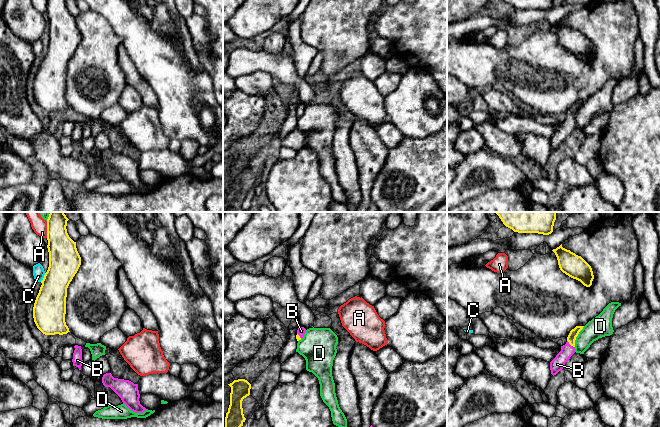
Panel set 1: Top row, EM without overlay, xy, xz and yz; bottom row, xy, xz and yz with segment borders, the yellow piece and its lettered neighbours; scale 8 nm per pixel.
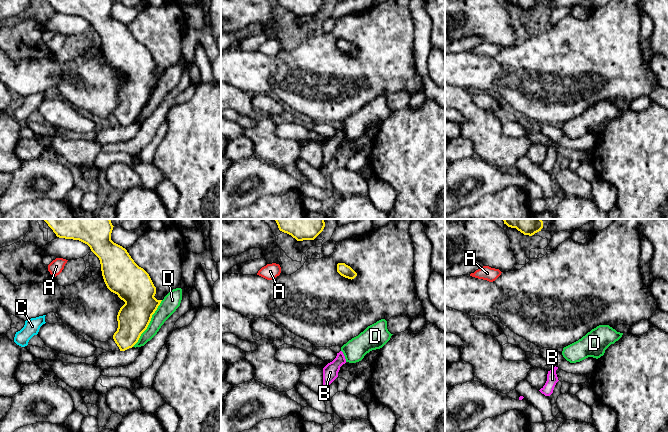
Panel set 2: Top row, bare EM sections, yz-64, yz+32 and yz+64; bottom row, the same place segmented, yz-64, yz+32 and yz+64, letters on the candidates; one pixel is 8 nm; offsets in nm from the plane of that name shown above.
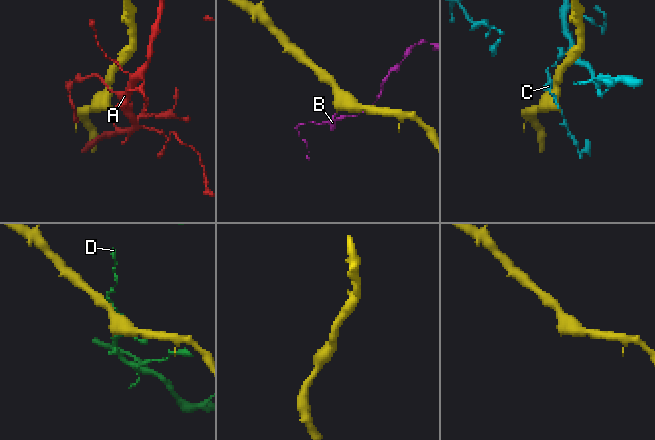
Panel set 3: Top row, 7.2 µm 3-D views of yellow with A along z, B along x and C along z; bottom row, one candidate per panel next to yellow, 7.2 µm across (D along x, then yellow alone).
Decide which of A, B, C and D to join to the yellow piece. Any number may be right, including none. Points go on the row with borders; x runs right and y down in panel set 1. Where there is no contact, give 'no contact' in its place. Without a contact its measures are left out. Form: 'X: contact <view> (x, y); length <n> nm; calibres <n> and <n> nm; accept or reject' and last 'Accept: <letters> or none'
A: contact xy (47, 229); length 140 nm; calibres 240 and 120 nm; reject
B: contact yz (570, 344); length 80 nm; calibres 70 and 110 nm; accept
C: contact xy (44, 277); length 80 nm; calibres 260 and 100 nm; reject
D: contact yz (576, 336); length 190 nm; calibres 70 and 170 nm; reject
Accept: B

